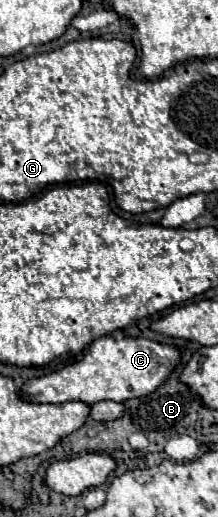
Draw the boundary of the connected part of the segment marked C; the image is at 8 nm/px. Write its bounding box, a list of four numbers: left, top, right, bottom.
[23,336,181,404]

